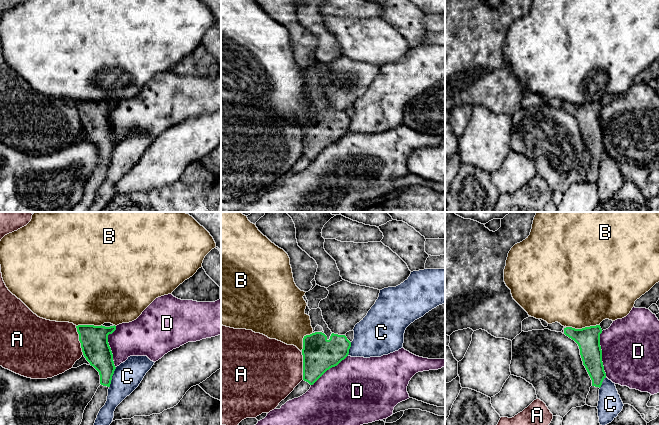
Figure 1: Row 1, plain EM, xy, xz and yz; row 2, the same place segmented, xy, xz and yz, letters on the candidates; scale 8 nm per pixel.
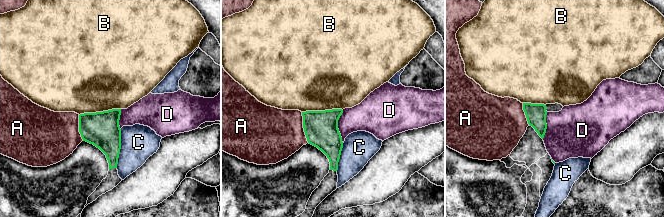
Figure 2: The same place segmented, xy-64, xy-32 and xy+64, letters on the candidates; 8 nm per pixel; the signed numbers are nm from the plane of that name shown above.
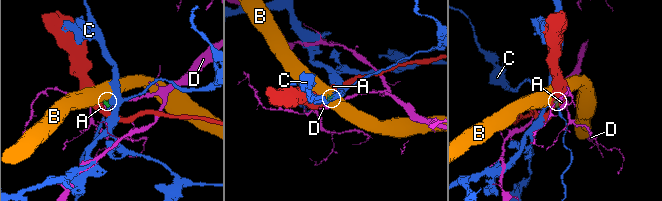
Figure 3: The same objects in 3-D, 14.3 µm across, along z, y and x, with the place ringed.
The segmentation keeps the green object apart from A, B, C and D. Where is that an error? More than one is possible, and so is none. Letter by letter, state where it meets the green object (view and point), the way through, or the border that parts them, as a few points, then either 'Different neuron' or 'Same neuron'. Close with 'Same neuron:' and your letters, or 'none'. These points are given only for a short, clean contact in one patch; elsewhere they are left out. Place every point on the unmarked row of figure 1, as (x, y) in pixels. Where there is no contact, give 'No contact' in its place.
A: Touches green at xy (79, 116). Different neuron
B: Touches green at yz (582, 104). Different neuron
C: Touches green at xy (111, 153). Different neuron
D: Touches green at yz (601, 130). Different neuron
Same neuron: none

